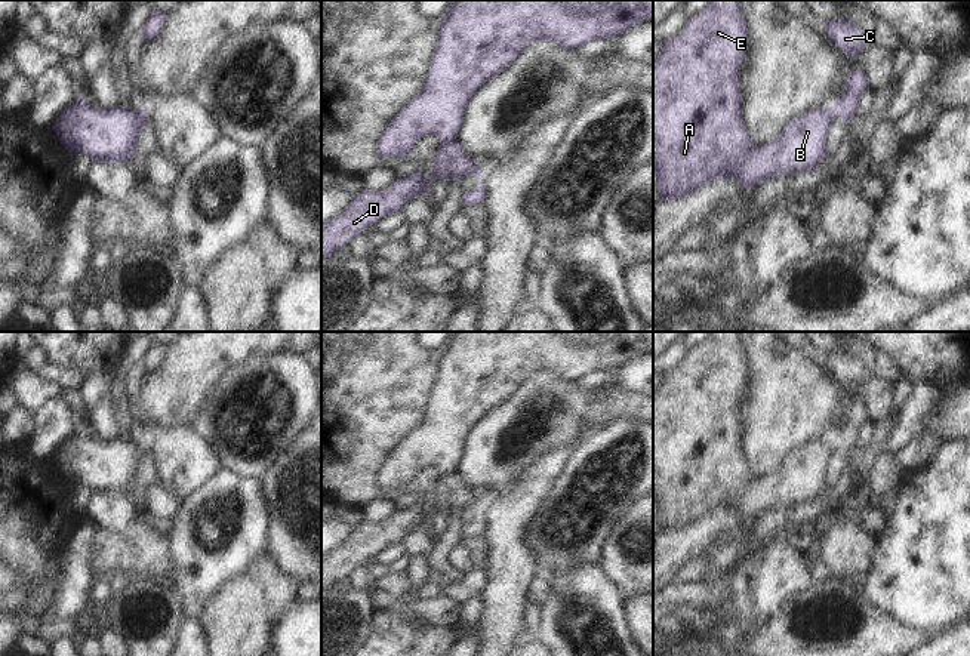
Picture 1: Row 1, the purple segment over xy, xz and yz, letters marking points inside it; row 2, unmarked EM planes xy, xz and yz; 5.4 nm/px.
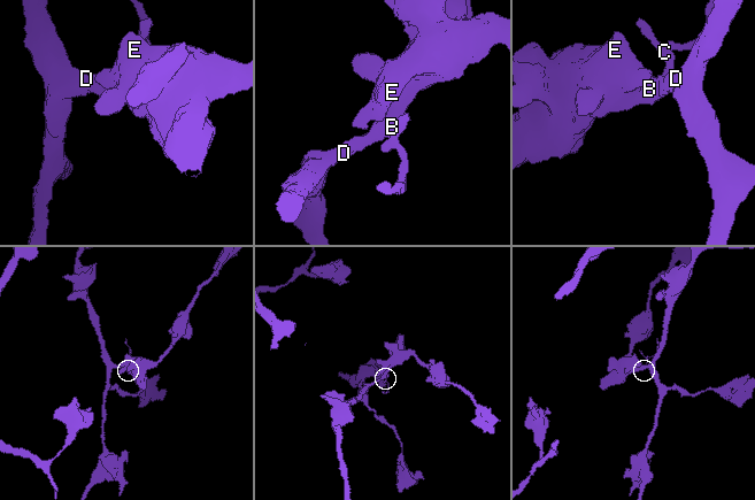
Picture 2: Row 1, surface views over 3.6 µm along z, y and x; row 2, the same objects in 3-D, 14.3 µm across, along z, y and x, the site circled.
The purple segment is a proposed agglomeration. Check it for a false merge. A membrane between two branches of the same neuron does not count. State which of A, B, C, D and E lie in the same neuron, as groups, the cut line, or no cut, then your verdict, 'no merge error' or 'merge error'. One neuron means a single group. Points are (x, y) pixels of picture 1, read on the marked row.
A B D E / C; cut in yz along (830, 107), (833, 119); merge error

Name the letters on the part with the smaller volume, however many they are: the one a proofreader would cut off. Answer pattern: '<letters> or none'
C

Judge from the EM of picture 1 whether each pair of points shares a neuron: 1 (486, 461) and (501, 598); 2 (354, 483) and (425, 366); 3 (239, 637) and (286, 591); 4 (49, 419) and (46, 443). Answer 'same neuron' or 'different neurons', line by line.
1: different neurons
2: same neuron
3: same neuron
4: same neuron

